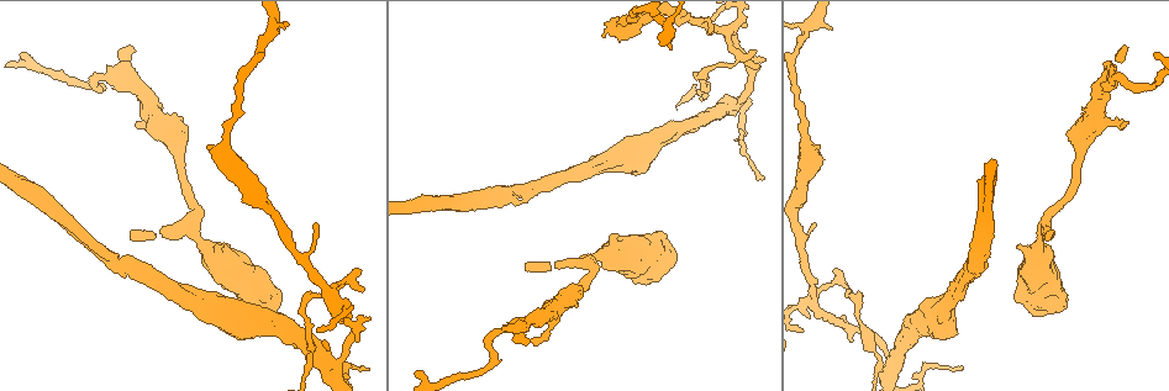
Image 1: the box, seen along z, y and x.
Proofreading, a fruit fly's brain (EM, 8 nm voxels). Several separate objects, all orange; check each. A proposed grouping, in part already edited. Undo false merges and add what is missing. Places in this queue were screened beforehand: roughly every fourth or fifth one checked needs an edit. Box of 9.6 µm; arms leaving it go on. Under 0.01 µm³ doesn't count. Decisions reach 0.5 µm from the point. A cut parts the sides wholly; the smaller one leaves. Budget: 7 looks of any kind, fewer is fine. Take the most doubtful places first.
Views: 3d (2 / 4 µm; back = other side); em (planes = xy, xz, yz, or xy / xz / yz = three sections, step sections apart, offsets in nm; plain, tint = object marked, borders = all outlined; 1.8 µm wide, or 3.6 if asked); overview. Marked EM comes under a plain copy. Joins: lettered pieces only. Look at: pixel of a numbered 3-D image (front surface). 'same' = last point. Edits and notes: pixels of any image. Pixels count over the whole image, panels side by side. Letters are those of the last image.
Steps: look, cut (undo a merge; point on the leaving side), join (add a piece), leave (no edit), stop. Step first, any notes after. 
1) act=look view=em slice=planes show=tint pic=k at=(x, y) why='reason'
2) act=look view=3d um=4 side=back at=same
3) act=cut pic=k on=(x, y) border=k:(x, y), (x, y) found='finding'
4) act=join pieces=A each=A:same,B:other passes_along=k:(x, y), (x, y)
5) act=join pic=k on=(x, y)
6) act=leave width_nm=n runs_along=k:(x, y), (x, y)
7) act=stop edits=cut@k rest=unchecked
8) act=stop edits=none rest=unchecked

act=look view=em slice=yz step=16 show=borders pic=1 at=(134, 48) why='an open end'

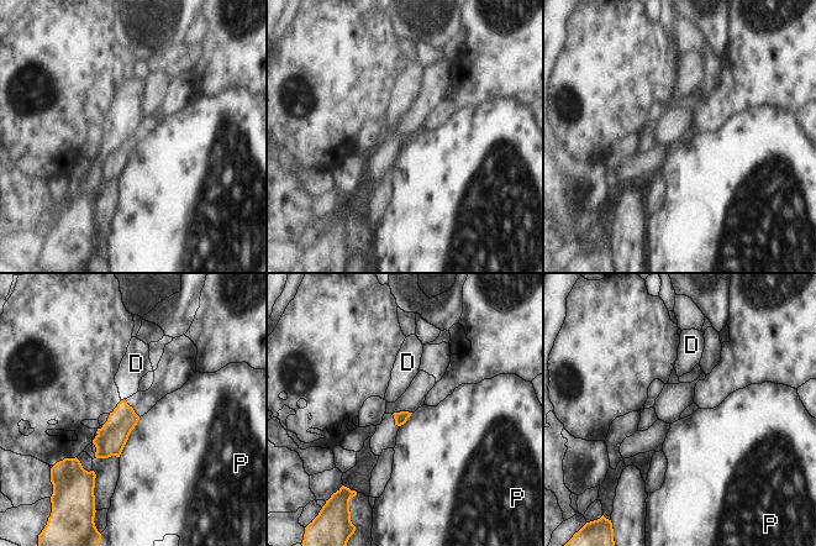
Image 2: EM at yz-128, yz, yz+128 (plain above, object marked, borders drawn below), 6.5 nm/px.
act=look view=em slice=planes show=borders at=same why='another direction'

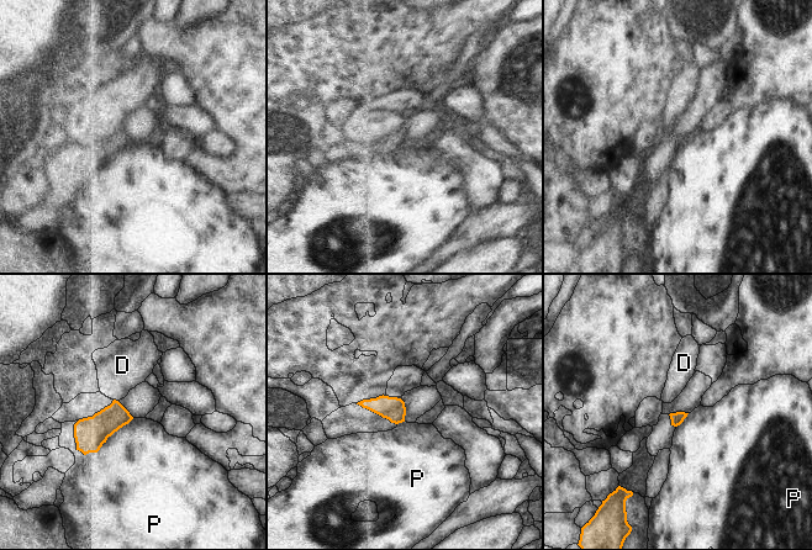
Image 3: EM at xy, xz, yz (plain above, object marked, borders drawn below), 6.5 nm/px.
act=join pieces=D each=D:same,P:other found='it goes on there'

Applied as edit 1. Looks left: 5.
act=look view=em slice=xy step=4 show=tint pic=1 at=(1038, 261) why='sudden change in width'

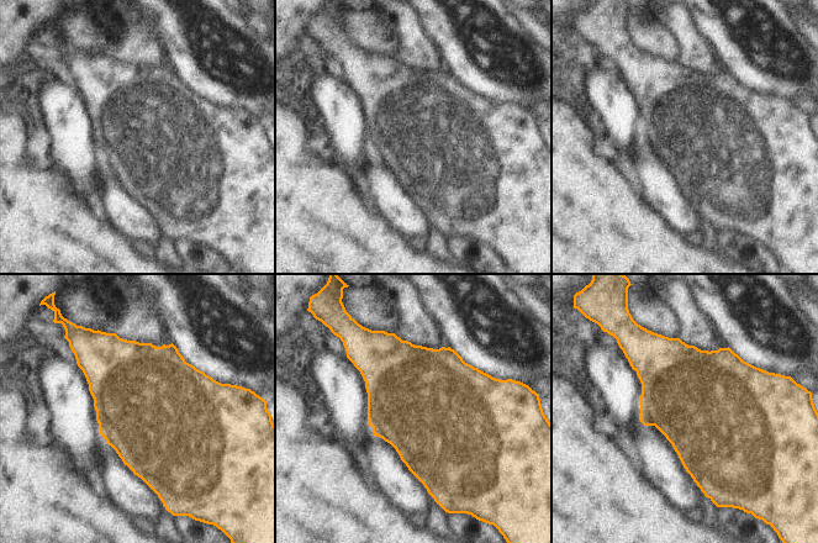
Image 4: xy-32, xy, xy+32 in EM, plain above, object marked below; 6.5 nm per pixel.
act=look view=em slice=planes show=borders at=same why='cut it another way'

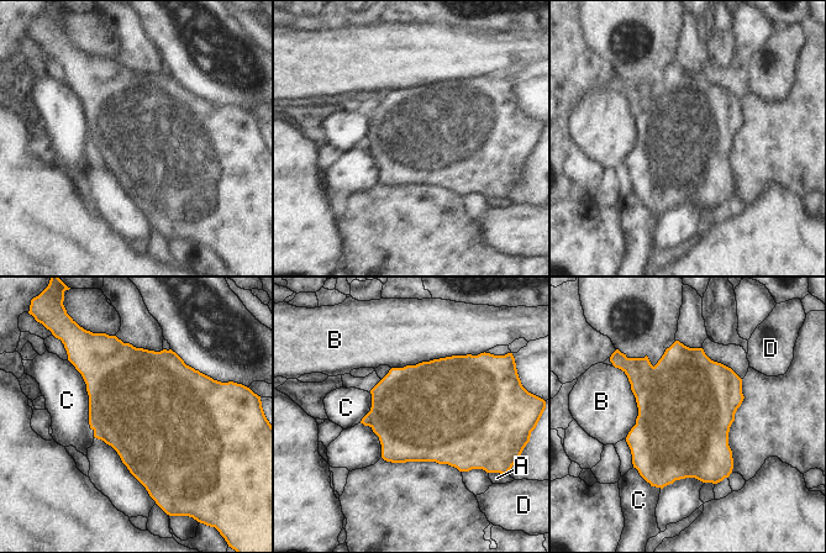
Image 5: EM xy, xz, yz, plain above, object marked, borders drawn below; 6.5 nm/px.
act=leave each=A:other,B:other,C:other,D:other found='all the same neuron'

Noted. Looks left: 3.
act=stop edits=join@3 rest=unchecked

